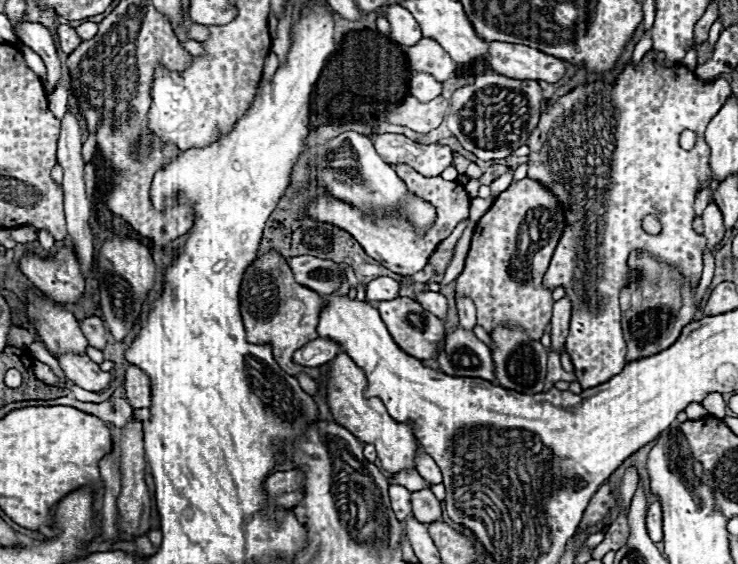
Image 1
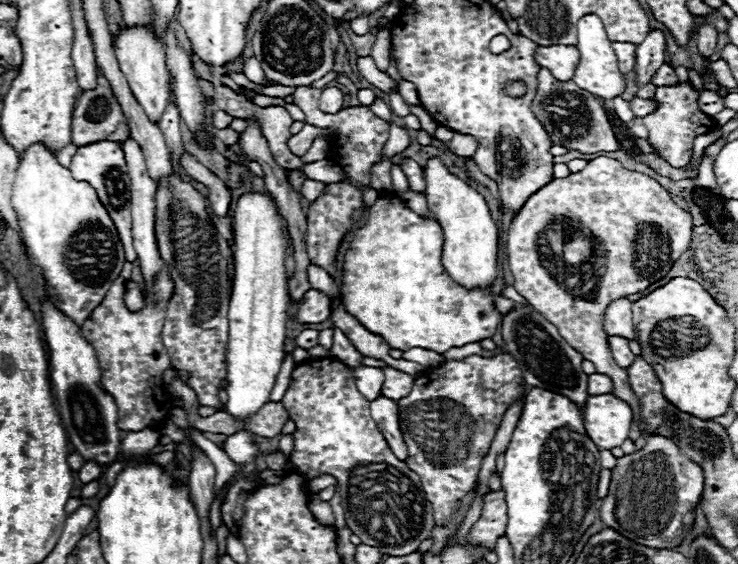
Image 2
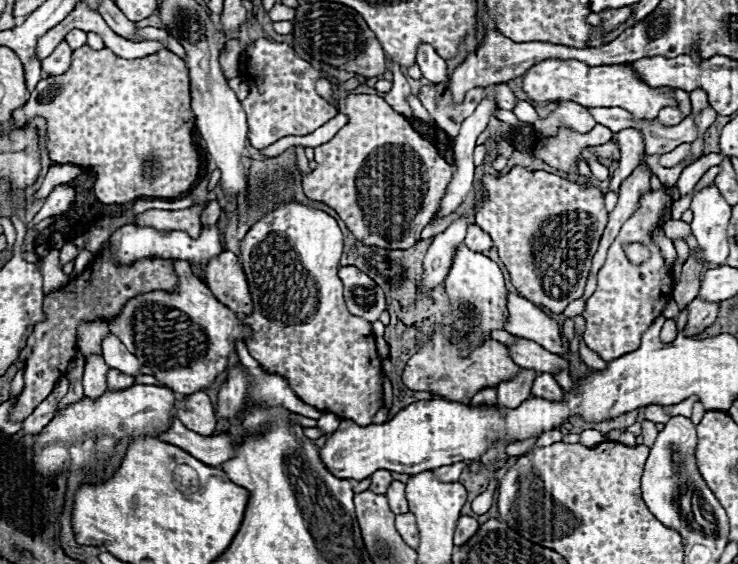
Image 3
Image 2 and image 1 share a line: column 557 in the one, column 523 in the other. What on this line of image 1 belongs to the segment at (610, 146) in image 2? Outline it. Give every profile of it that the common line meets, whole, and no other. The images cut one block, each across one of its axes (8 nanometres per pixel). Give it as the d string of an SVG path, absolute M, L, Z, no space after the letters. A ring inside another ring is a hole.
M488 70L476 76L474 84L462 86L452 94L446 124L458 142L476 158L498 160L510 156L516 148L526 144L530 132L538 124L540 108L544 102L542 88L536 80L506 78Z

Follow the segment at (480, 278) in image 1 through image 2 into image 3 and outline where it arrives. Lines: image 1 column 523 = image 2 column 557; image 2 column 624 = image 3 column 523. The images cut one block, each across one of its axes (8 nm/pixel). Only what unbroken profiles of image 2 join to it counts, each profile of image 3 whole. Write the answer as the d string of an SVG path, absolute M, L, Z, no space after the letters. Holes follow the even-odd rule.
M520 166L512 168L510 174L502 176L502 178L492 178L490 174L484 174L480 182L482 182L482 192L484 192L484 194L482 194L482 206L476 208L476 224L478 224L486 234L490 234L494 246L498 248L500 260L502 260L504 266L508 268L510 280L512 280L514 288L520 292L520 296L528 298L530 302L534 302L534 304L538 304L538 306L544 306L546 310L550 310L550 312L554 312L554 314L560 314L572 300L582 298L584 286L586 286L586 280L588 280L588 272L590 272L590 266L592 266L592 256L594 256L594 252L596 252L596 248L598 248L600 236L602 236L602 232L604 232L604 224L606 224L606 220L608 220L608 212L606 212L606 208L604 208L604 196L602 196L602 192L596 190L596 188L580 188L580 184L570 182L570 180L564 180L564 178L554 176L554 174L550 174L550 172L544 172L544 170L532 170L532 172L528 172L526 168L520 168ZM520 370L520 374L512 380L498 384L498 406L500 408L518 408L524 400L530 398L532 382L538 374L532 370Z

